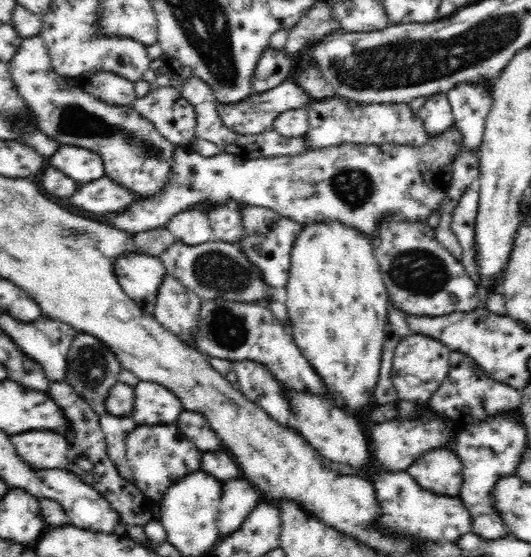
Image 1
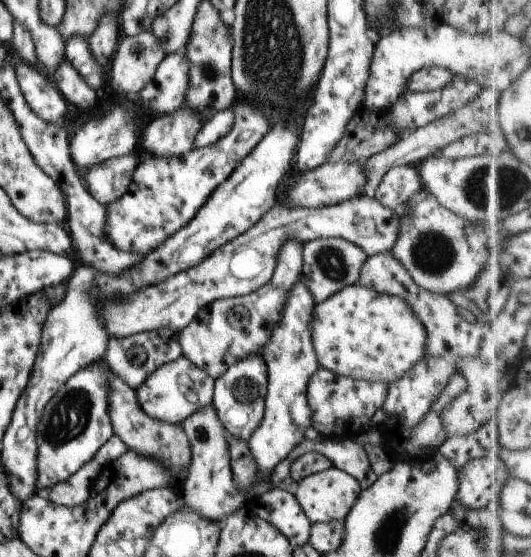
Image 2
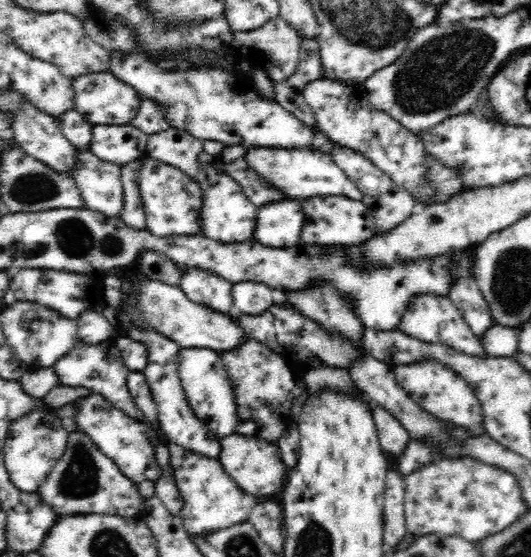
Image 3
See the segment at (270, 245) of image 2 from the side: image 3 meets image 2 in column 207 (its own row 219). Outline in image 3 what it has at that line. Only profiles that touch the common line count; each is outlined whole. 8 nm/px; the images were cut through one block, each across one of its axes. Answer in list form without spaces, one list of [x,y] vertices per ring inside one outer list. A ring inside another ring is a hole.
[[[284,198],[258,207],[253,240],[275,248],[299,245],[305,226],[304,207],[300,201]]]

